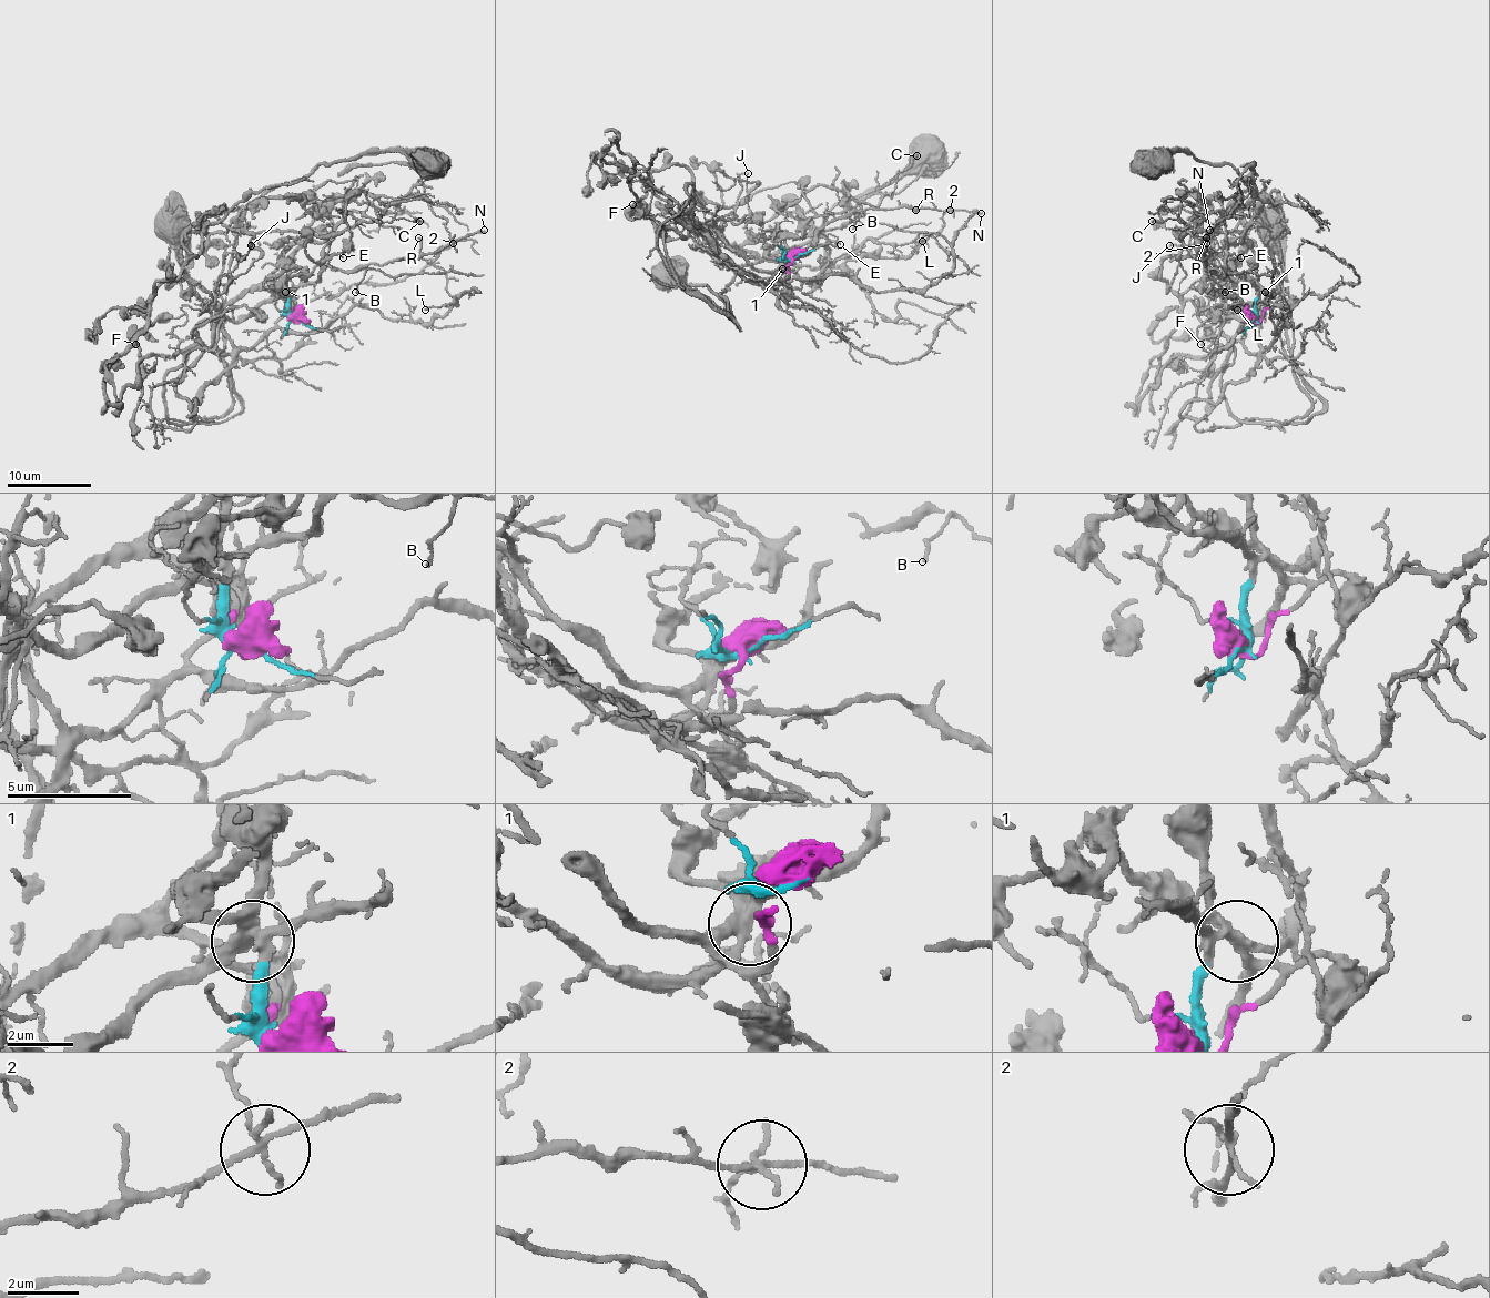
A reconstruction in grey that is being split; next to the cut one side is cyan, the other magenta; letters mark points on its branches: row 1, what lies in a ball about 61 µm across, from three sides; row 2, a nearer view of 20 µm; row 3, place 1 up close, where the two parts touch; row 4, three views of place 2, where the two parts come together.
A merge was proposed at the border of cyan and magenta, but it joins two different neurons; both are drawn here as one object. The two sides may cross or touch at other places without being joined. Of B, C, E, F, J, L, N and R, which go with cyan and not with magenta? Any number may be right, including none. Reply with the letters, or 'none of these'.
B, C, E, F, N, R

